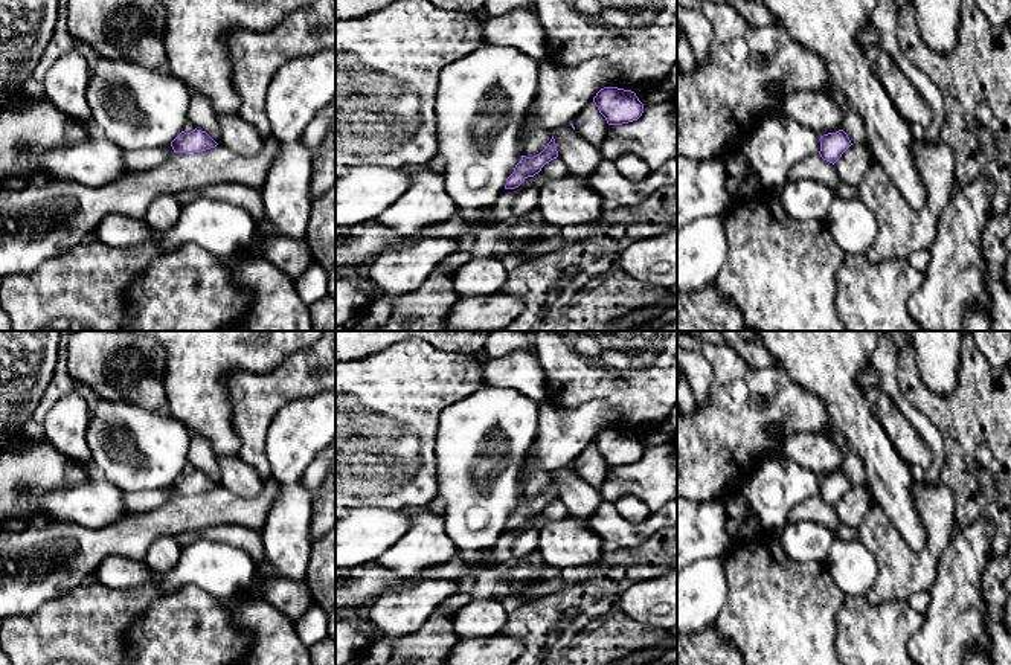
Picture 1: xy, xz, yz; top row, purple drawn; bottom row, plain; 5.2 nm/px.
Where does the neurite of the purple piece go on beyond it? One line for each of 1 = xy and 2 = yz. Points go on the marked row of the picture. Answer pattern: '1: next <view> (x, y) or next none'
1: next none
2: next none

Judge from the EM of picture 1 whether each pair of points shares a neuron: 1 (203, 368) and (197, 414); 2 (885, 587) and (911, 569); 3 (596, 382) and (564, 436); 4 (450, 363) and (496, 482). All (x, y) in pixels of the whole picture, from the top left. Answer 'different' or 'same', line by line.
1: same
2: same
3: different
4: different

